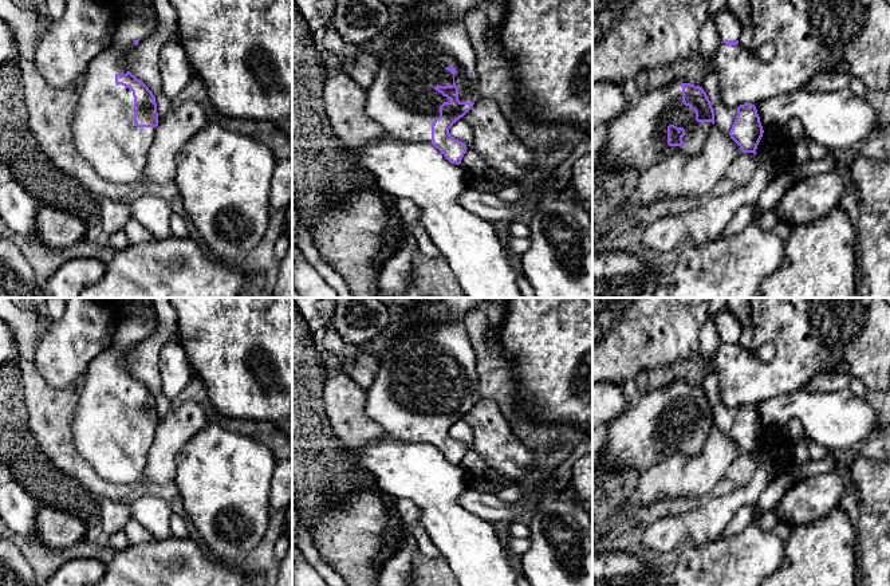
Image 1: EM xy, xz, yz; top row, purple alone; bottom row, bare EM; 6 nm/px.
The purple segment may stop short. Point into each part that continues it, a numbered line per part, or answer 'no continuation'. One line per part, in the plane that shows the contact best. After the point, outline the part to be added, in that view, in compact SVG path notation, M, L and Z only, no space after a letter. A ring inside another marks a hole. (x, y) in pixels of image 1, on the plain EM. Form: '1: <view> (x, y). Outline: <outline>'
1: xz (401, 400). Outline: M454 320L448 325L416 325L402 334L397 335L382 351L382 354L377 358L379 369L377 377L374 378L373 385L367 389L367 401L366 401L366 413L374 420L378 425L381 425L390 438L402 441L402 443L432 443L432 425L436 418L440 417L440 406L444 402L450 402L441 393L436 392L436 386L452 386L453 384L458 388L458 401L460 402L477 402L479 400L479 374L476 371L476 354L472 347L470 339L465 330L462 320Z

